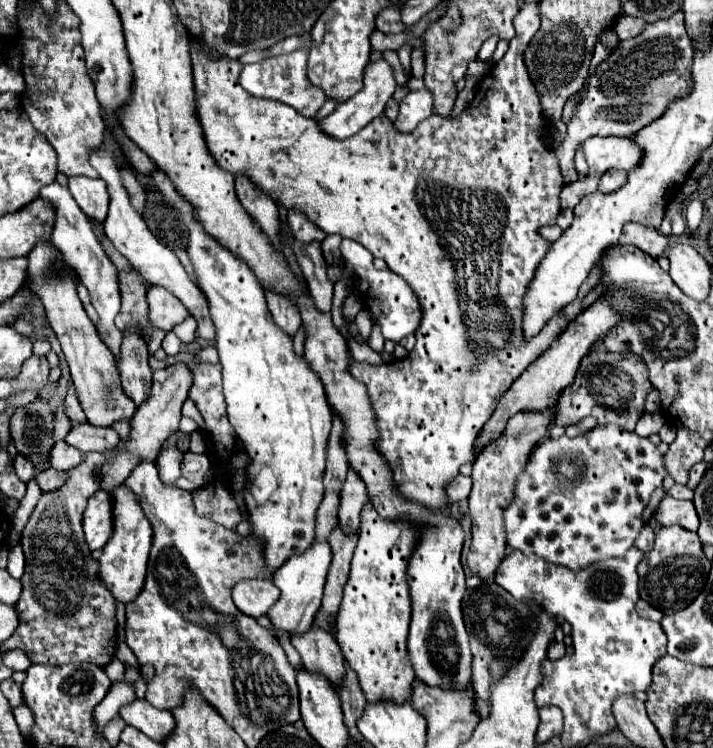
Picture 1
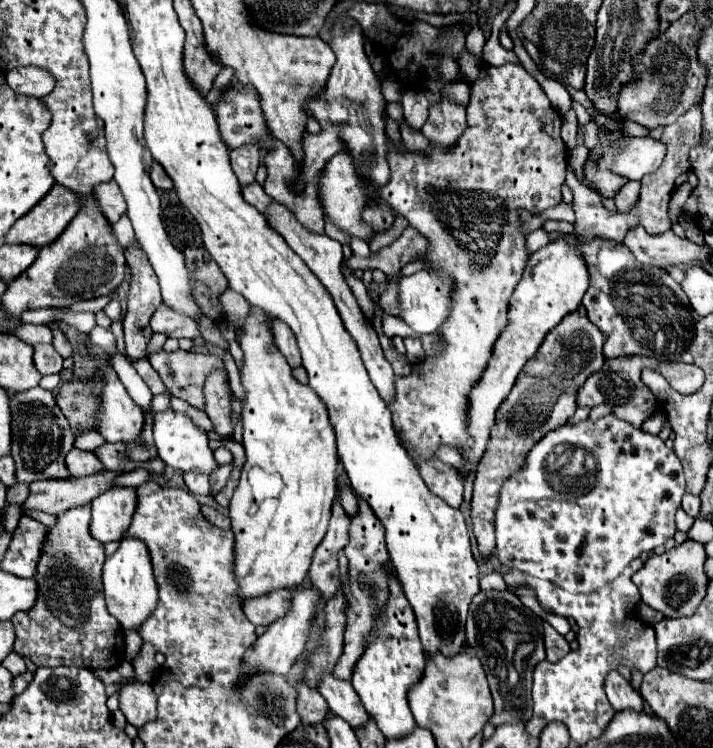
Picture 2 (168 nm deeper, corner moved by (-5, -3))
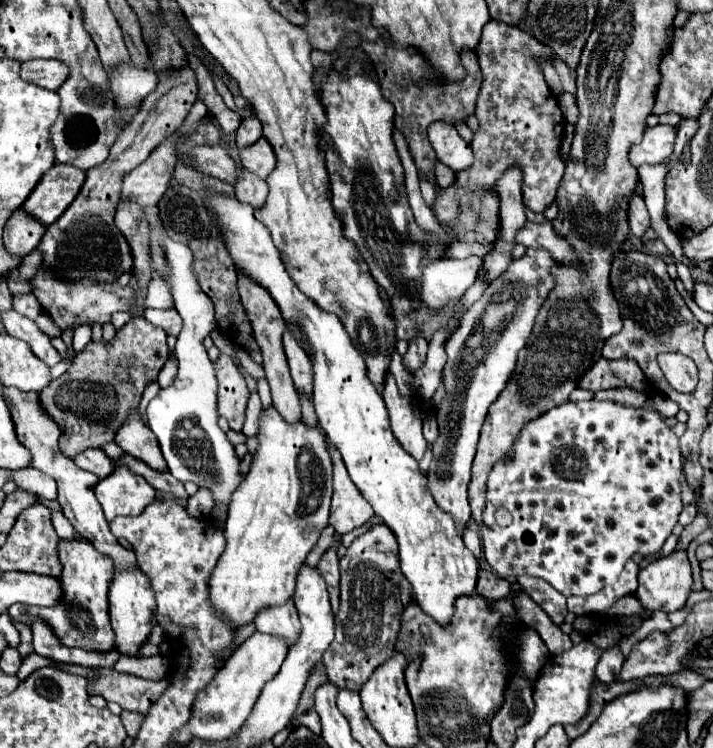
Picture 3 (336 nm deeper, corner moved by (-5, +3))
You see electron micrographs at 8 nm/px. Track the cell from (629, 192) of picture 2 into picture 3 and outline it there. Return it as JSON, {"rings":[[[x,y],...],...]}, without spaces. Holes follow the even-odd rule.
{"rings":[[[633,192],[631,194],[631,200],[629,200],[629,228],[631,228],[631,234],[635,236],[643,236],[645,230],[649,228],[649,214],[647,214],[647,206],[645,206],[645,200],[641,194]]]}

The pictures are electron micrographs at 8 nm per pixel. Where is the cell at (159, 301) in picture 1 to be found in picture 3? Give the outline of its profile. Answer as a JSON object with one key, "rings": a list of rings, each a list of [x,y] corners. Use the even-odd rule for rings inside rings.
{"rings":[[[147,308],[143,312],[143,318],[149,320],[151,324],[163,328],[167,334],[177,336],[183,328],[183,320],[181,316],[175,312],[175,308],[167,308],[167,310],[155,310],[155,308]]]}

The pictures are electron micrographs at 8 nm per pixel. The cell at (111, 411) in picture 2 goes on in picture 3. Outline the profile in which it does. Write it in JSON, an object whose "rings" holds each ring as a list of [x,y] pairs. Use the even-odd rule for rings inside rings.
{"rings":[[[131,410],[123,426],[115,434],[115,444],[123,448],[123,452],[137,456],[145,464],[149,464],[155,470],[167,470],[167,464],[159,452],[159,444],[155,440],[155,434],[151,428],[143,422],[143,416],[139,410]]]}

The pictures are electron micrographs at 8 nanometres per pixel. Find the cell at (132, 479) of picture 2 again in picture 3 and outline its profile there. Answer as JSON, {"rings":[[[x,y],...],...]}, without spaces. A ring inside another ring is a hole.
{"rings":[[[5,388],[5,400],[11,410],[17,438],[31,452],[31,466],[41,470],[43,474],[55,478],[57,502],[61,504],[61,512],[65,514],[65,518],[73,524],[73,528],[83,538],[91,540],[101,554],[111,556],[111,560],[115,562],[115,568],[127,568],[131,564],[135,564],[135,554],[131,550],[125,550],[123,546],[119,546],[117,538],[109,530],[109,524],[103,516],[101,504],[95,498],[93,488],[99,482],[99,478],[87,470],[77,468],[73,460],[69,460],[67,456],[63,456],[63,452],[59,452],[59,438],[61,438],[63,430],[59,424],[55,424],[55,420],[51,420],[51,416],[47,416],[47,410],[43,408],[43,404],[39,400],[39,392],[23,392],[19,388]]]}

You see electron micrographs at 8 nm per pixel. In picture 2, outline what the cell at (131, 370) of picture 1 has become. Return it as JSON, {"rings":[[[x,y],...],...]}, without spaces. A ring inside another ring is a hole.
{"rings":[[[133,242],[131,246],[127,246],[125,258],[131,268],[133,280],[129,284],[129,298],[127,298],[129,302],[127,302],[127,314],[123,318],[123,332],[125,332],[125,344],[127,344],[129,358],[141,358],[141,356],[145,356],[147,338],[151,338],[149,320],[151,320],[151,314],[161,306],[161,294],[159,294],[159,282],[155,278],[155,272],[147,260],[147,254],[141,250],[139,242]]]}

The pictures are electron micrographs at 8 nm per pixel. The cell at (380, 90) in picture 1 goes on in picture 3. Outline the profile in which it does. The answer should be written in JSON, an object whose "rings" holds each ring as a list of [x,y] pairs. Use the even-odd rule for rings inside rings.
{"rings":[[[259,138],[249,148],[239,148],[239,158],[241,158],[241,164],[249,172],[255,172],[263,180],[275,168],[275,150],[271,148],[271,144],[265,138]]]}

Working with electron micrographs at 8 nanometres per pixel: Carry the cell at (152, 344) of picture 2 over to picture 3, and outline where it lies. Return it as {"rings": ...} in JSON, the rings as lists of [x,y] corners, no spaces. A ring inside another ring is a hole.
{"rings":[[[145,318],[129,320],[115,334],[113,342],[103,342],[103,340],[89,342],[85,346],[85,350],[73,358],[69,370],[61,378],[49,382],[49,386],[45,386],[41,390],[41,402],[43,402],[45,410],[63,428],[63,436],[59,440],[63,454],[73,458],[75,454],[79,454],[87,448],[101,448],[105,442],[111,442],[117,428],[125,422],[127,414],[139,406],[145,386],[157,378],[159,370],[167,362],[167,352],[169,352],[169,348],[165,342],[165,332],[157,326],[153,326],[151,322],[147,322]]]}

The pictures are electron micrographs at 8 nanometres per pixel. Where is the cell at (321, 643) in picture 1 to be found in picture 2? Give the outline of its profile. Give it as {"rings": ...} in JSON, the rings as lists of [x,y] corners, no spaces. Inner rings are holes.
{"rings":[[[327,672],[321,678],[319,692],[327,700],[331,712],[341,716],[345,722],[349,722],[353,726],[353,730],[359,730],[359,726],[367,724],[369,714],[363,708],[357,692],[353,690],[349,680],[337,680],[331,672]]]}

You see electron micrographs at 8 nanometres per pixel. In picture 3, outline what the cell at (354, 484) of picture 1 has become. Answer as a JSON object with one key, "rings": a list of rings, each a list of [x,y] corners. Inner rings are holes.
{"rings":[[[373,524],[365,534],[355,538],[347,548],[347,554],[341,558],[341,606],[335,616],[335,640],[323,654],[323,664],[327,666],[329,682],[339,688],[349,688],[359,692],[367,682],[371,672],[383,664],[395,650],[395,640],[399,634],[399,622],[405,606],[411,602],[411,586],[399,570],[397,544],[393,532],[383,524]]]}

